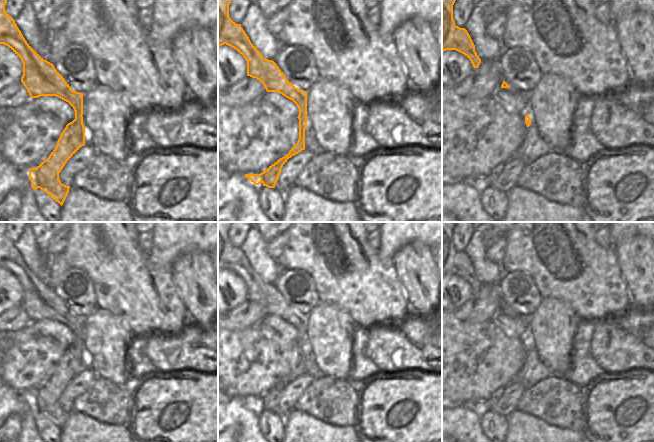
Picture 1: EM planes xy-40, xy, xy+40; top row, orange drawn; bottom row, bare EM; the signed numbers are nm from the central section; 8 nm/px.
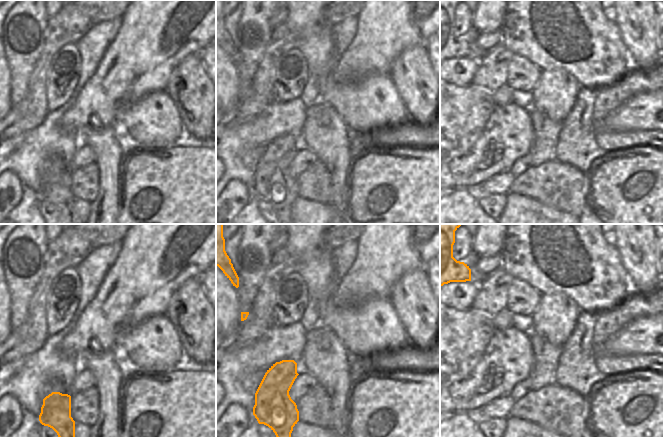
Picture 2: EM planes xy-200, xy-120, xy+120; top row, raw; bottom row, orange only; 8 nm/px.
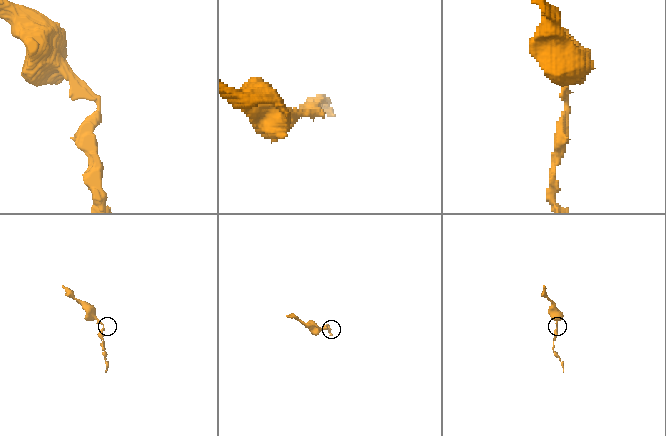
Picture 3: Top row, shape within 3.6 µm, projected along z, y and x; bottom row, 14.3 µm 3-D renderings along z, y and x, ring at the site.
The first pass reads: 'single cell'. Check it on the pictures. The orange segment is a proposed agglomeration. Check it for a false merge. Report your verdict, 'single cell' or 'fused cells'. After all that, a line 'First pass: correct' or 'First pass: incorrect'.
single cell
First pass: correct

